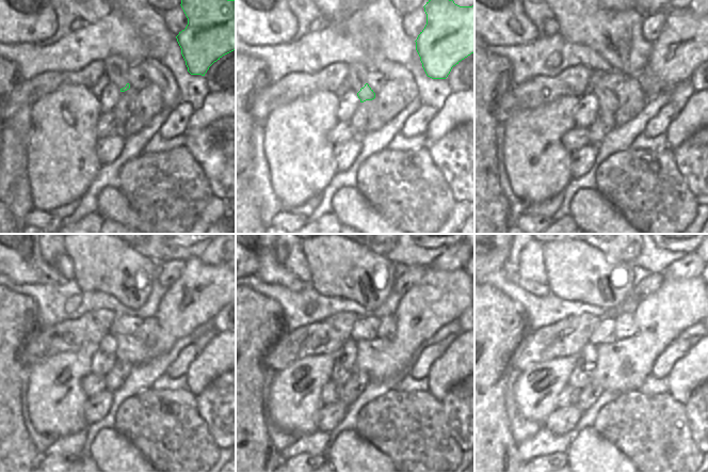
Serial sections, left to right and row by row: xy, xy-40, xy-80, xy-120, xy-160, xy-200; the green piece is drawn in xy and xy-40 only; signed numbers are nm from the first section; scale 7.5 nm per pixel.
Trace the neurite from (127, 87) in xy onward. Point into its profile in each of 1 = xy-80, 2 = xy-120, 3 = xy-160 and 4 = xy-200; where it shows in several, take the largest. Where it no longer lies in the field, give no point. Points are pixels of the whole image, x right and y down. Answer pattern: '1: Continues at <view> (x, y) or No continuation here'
1: Continues at xy-80 (607, 100)
2: Continues at xy-120 (202, 290)
3: Continues at xy-160 (440, 297)
4: Continues at xy-200 (622, 366)

